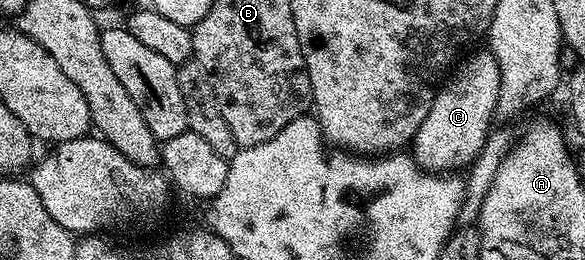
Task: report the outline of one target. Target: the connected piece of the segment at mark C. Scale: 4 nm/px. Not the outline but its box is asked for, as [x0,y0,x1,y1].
[409,49,501,173]

